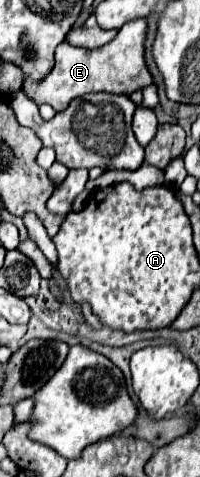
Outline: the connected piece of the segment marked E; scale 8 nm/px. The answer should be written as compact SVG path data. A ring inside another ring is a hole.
M147 19L127 21L117 37L99 49L79 49L63 41L55 49L55 65L53 69L39 81L25 77L23 93L35 103L49 103L53 109L63 111L71 99L81 97L91 91L109 91L109 93L133 93L145 85L153 83L153 75L145 63L145 37L147 37Z

